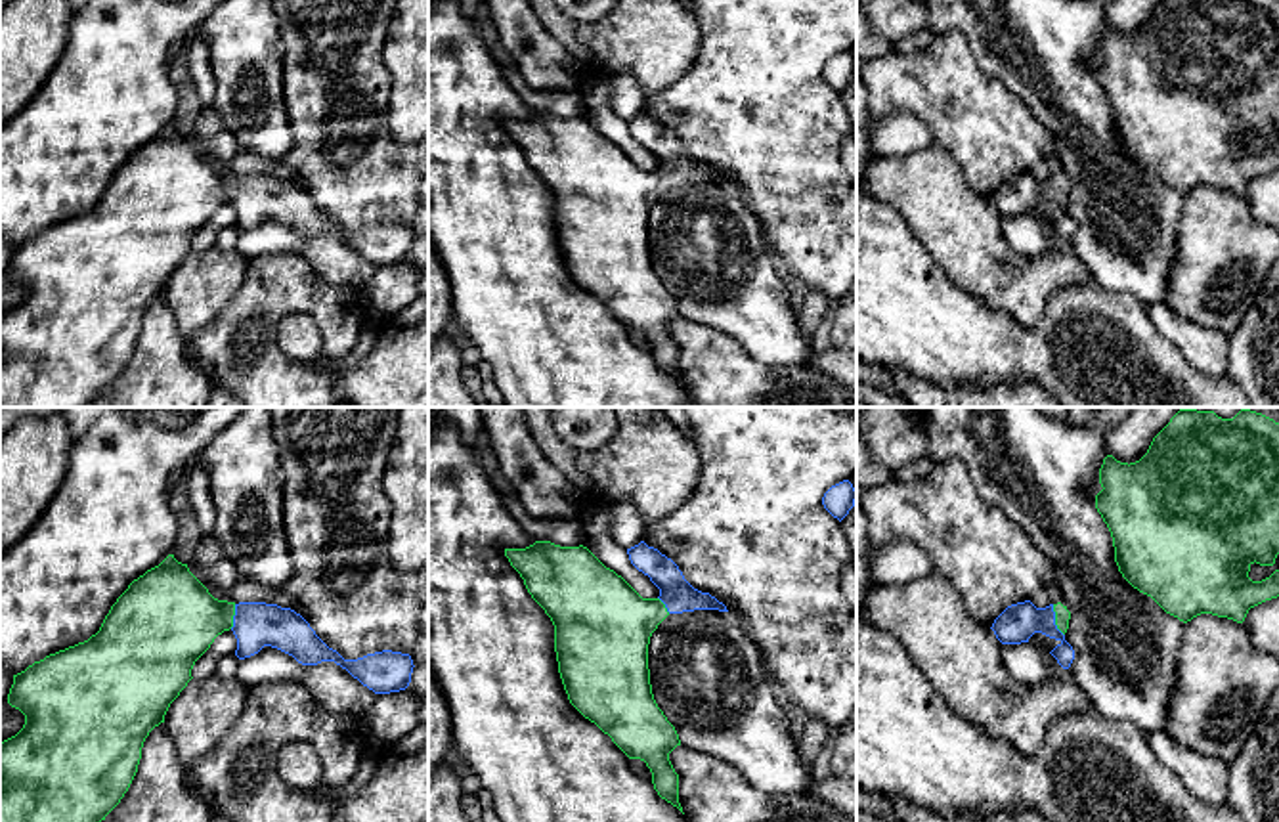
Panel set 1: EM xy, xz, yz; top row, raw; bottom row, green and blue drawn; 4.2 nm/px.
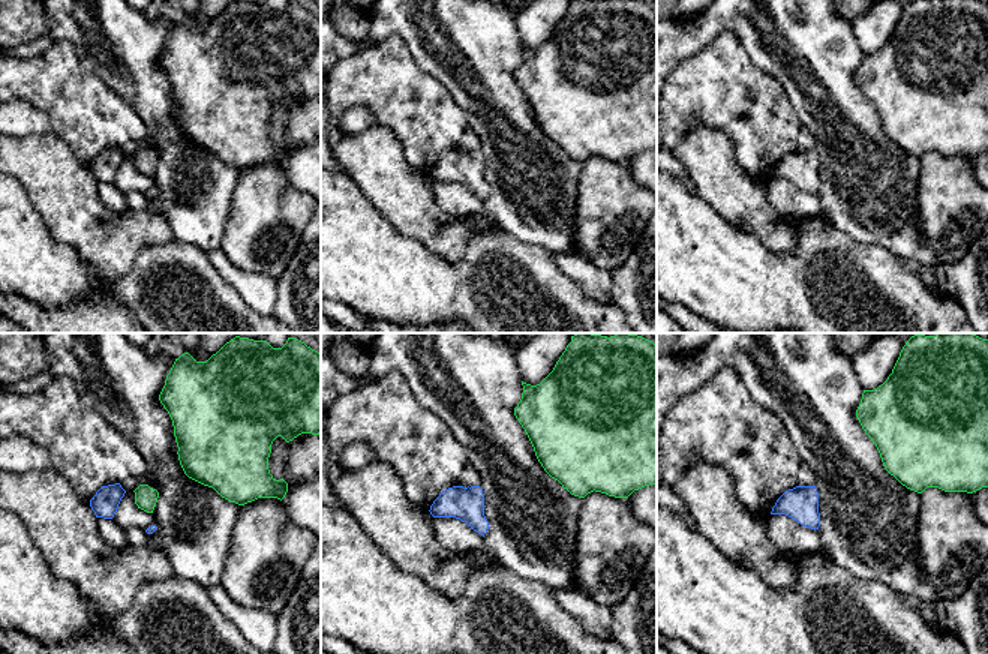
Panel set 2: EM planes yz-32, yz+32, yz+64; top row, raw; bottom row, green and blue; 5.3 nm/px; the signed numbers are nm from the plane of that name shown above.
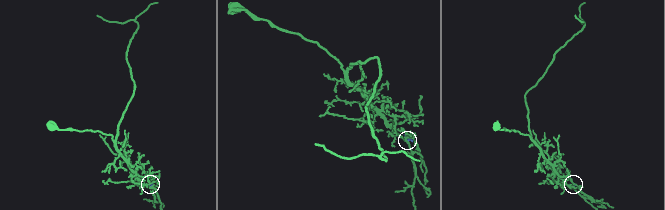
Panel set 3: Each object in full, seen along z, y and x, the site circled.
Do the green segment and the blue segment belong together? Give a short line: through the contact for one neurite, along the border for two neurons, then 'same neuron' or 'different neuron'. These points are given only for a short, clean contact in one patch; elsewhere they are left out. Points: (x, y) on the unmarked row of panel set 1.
yz (1062, 186), (1056, 192), (1019, 194) | same neuron

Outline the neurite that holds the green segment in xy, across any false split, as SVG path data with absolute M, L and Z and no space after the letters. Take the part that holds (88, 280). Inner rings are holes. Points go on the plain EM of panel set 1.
M168 126L128 157L96 206L13 247L8 275L25 287L25 296L0 314L0 407L86 407L105 392L138 344L145 310L193 250L195 233L229 201L239 231L271 218L302 237L335 233L375 266L400 264L411 254L409 226L382 222L344 231L294 182L218 172L187 136Z

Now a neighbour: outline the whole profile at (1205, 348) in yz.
M1164 302L1147 304L1147 314L1159 333L1176 344L1197 371L1210 377L1224 377L1227 373L1227 335L1174 314Z

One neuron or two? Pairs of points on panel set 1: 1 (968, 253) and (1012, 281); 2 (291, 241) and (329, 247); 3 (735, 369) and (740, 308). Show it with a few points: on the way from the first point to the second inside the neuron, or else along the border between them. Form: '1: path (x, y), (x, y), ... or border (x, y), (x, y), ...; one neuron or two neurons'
1: path (979, 260), (1000, 278); one neuron
2: path (301, 245), (320, 247); one neuron
3: border (694, 322), (729, 333), (756, 360), (773, 366); two neurons

